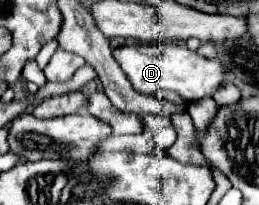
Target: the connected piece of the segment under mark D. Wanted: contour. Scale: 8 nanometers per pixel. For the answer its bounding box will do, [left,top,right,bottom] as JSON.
[114,44,226,104]

